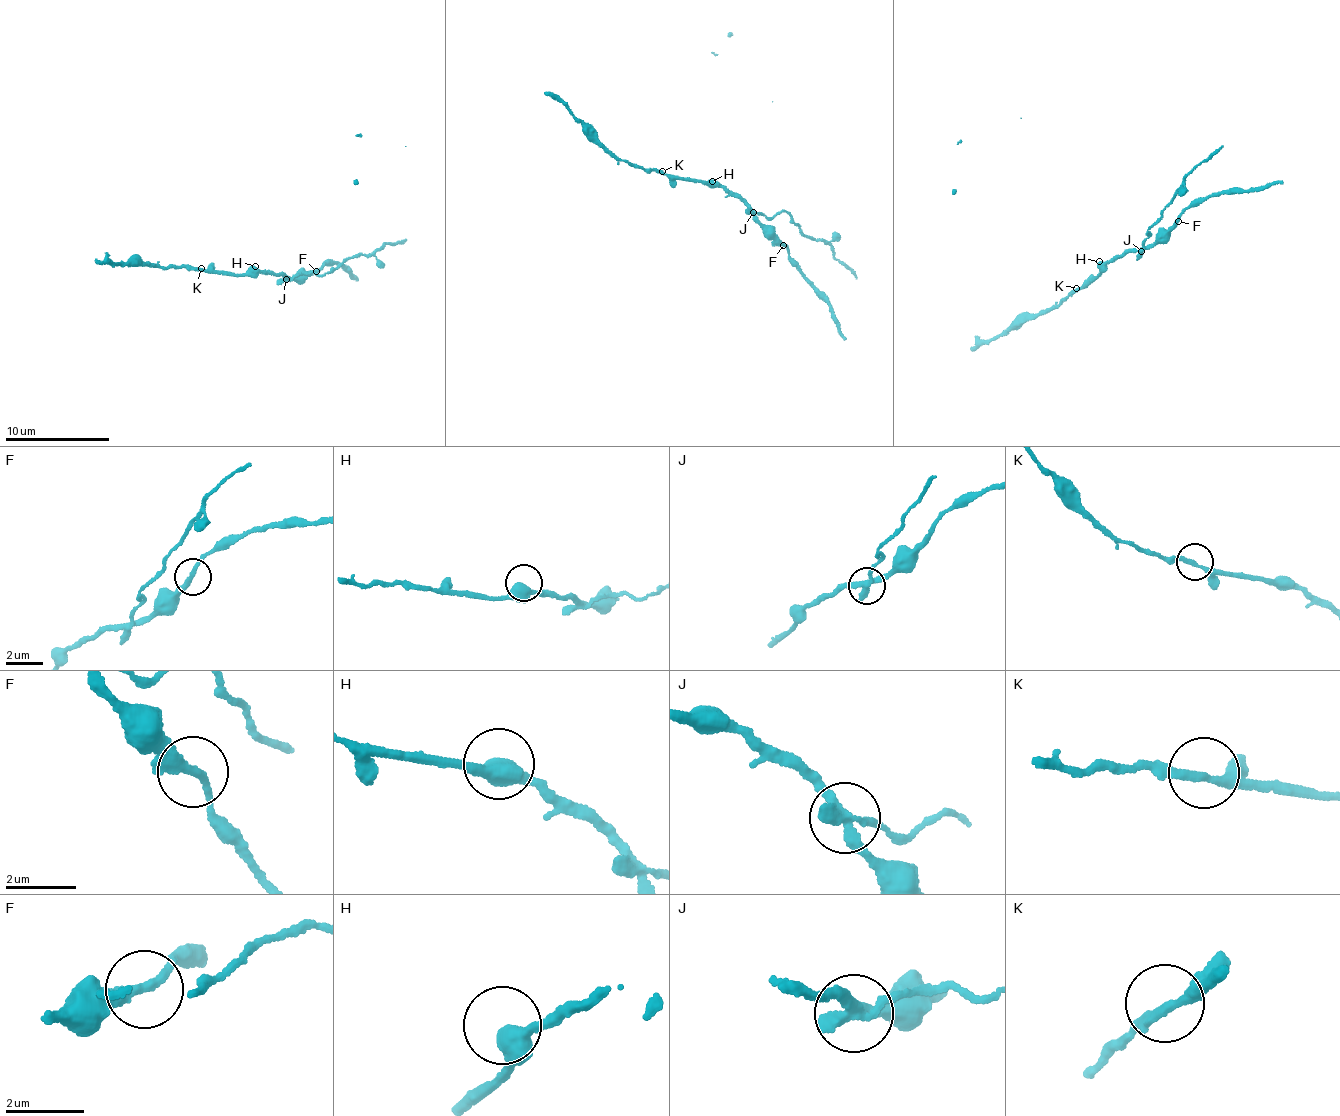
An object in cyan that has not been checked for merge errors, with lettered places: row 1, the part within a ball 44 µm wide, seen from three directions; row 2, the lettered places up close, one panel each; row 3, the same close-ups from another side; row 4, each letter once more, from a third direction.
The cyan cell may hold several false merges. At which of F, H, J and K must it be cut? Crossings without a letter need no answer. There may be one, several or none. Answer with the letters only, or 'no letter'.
J

